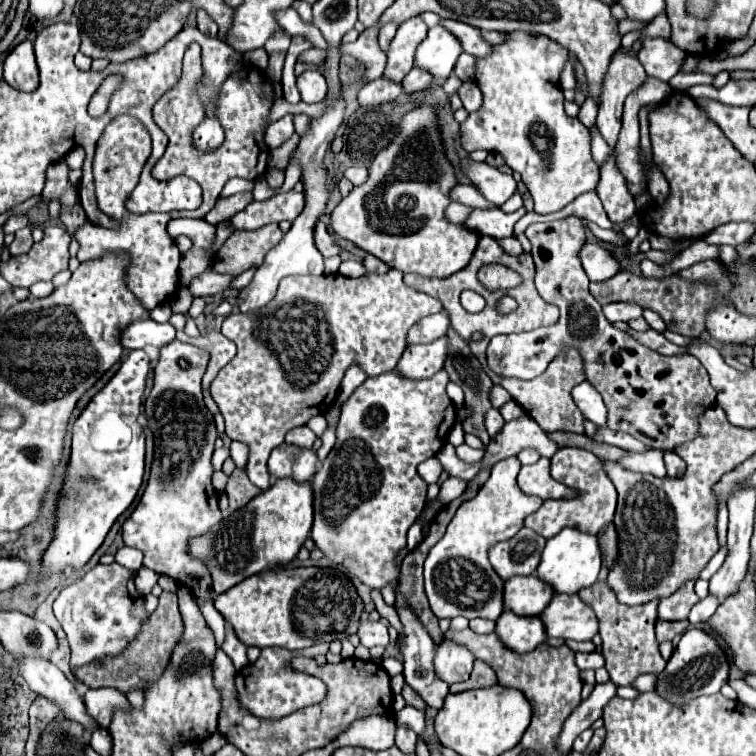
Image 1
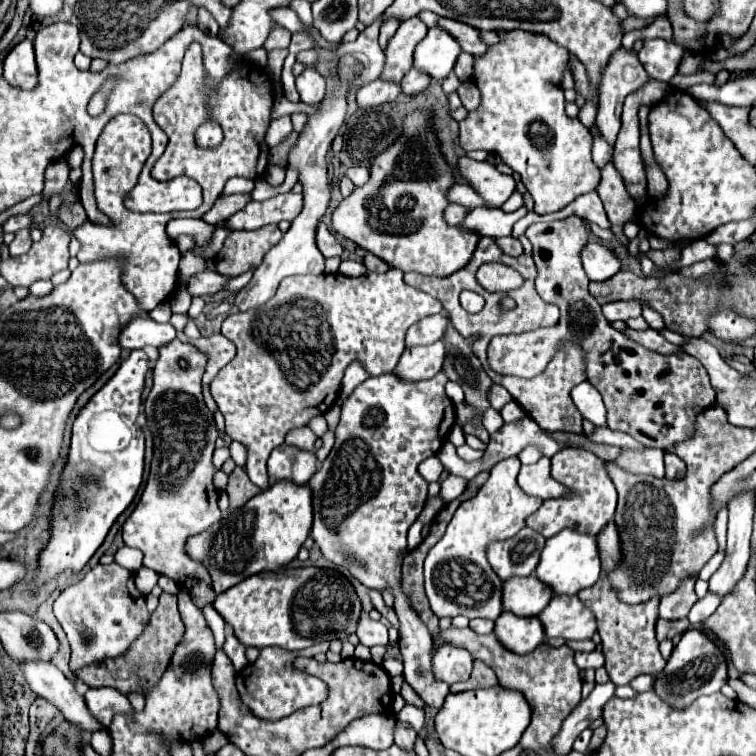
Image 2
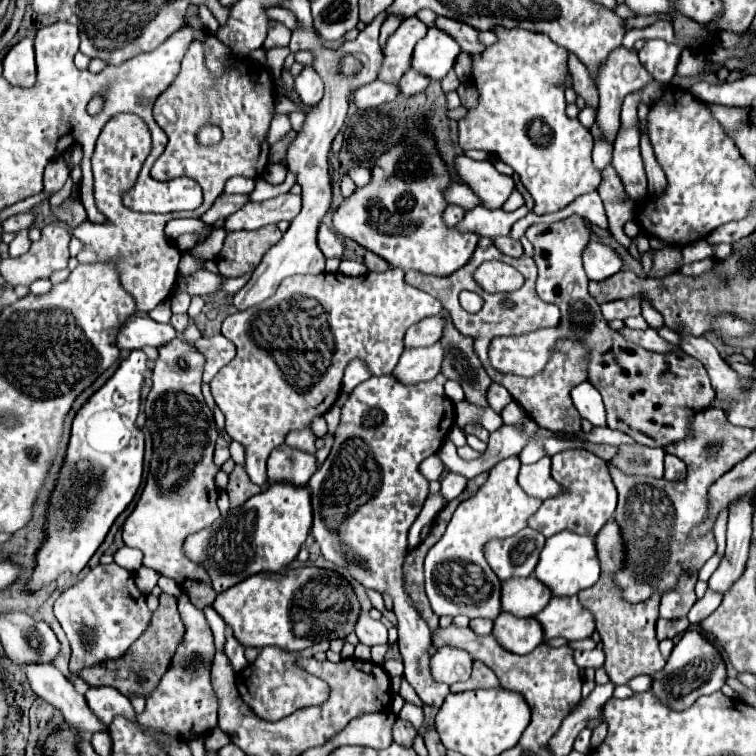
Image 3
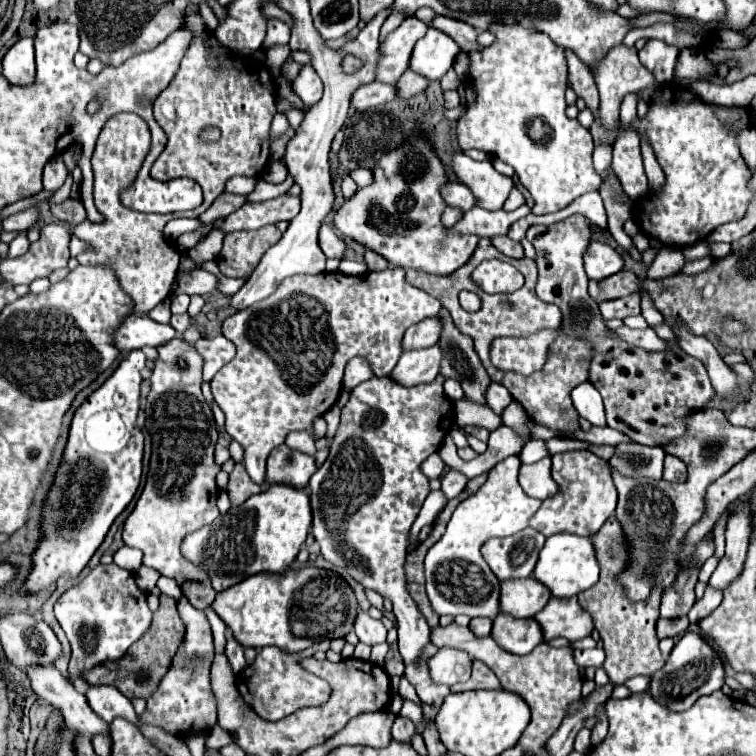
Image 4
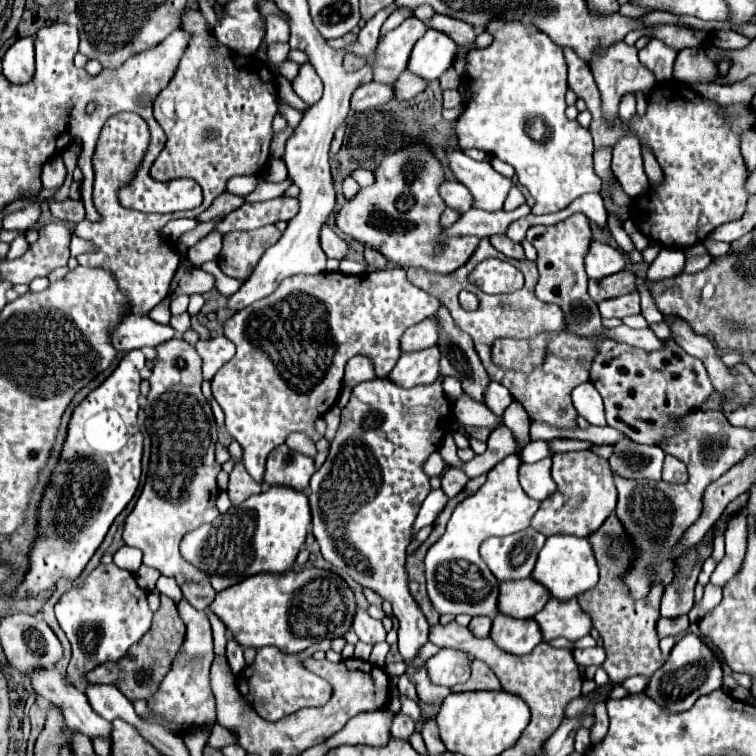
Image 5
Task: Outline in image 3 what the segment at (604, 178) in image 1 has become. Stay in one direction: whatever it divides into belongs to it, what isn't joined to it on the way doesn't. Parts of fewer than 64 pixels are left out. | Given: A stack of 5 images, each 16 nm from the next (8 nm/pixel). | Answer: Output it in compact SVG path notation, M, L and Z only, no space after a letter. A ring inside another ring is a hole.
M608 166L604 170L604 178L597 191L602 196L602 202L606 208L610 232L616 241L628 250L632 239L624 233L623 227L627 221L632 220L634 202L624 192L624 186L618 174L614 172L614 168Z

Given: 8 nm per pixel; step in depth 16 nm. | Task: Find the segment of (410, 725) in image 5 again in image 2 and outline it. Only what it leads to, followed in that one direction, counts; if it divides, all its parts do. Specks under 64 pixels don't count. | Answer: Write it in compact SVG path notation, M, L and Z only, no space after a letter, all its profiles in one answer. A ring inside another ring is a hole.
M396 722L394 726L394 742L400 744L400 748L408 748L412 750L412 742L416 740L416 732L410 724L404 724L404 722Z

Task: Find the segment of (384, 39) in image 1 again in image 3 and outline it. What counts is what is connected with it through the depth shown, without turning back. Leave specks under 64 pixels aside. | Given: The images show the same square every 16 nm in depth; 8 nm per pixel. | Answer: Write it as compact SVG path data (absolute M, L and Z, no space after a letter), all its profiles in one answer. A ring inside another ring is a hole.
M388 16L388 20L382 24L382 30L380 30L380 42L384 44L386 40L386 36L390 36L396 28L398 28L398 24L400 24L400 16Z

